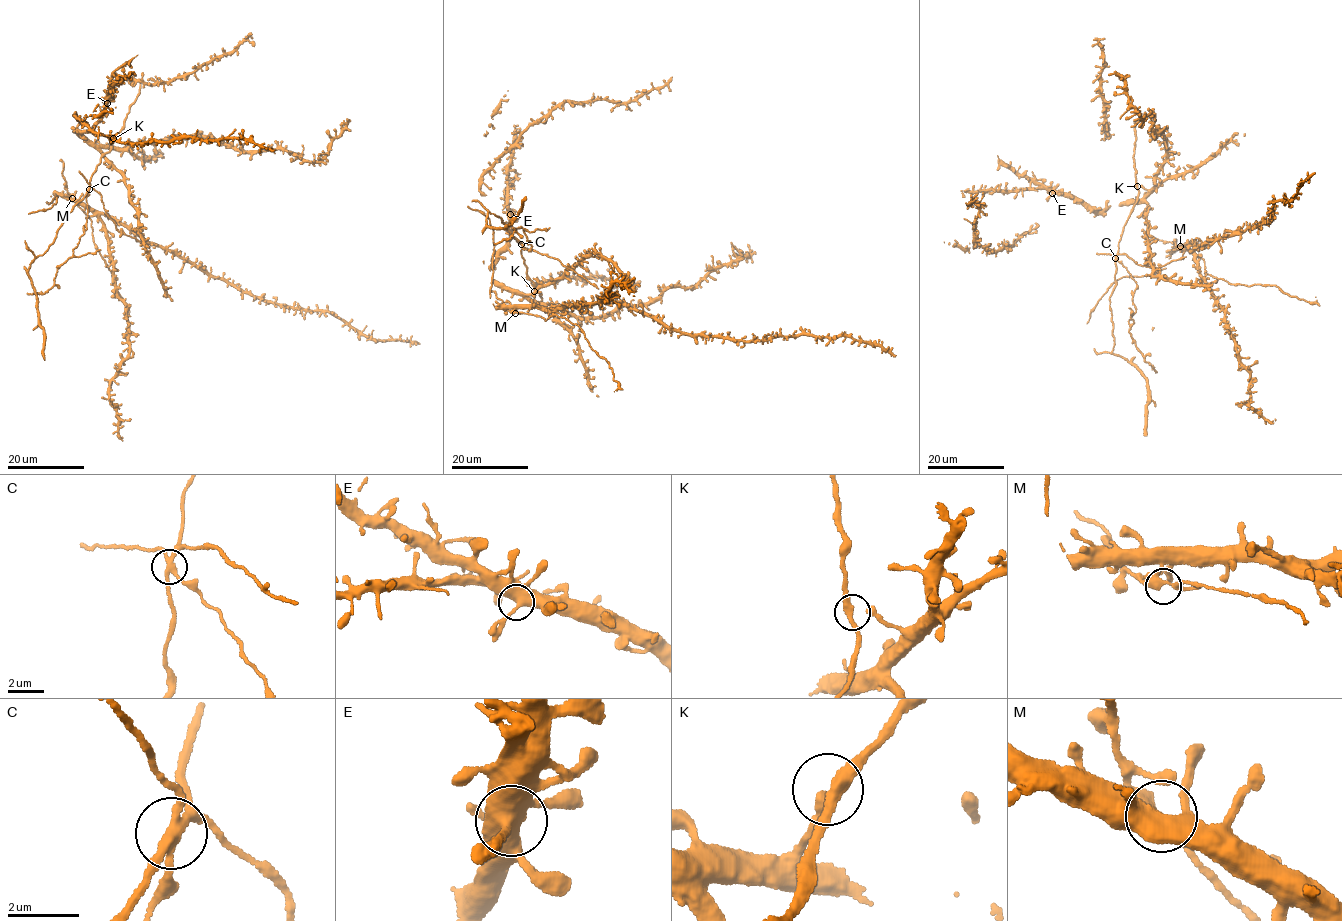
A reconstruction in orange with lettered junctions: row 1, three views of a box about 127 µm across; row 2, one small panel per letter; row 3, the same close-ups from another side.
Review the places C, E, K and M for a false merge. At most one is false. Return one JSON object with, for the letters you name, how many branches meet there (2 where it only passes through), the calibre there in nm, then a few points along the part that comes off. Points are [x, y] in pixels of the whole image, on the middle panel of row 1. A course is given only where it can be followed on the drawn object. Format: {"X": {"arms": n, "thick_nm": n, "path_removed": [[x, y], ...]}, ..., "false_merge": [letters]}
{"C": {"arms": 4, "thick_nm": 280, "path_removed": [[522, 244], [522, 248], [529, 251], [530, 241], [521, 226], [515, 229], [509, 238], [494, 244]]}, "false_merge": ["C"]}

